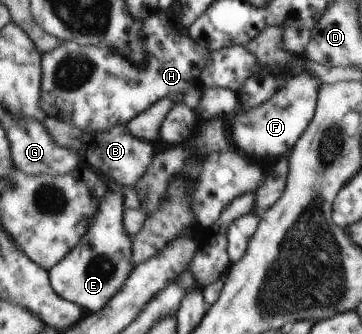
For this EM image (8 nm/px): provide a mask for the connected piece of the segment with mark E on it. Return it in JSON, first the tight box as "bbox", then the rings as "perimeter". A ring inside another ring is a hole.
{"bbox":[49,190,136,313],"perimeter":[[[122,190],[107,192],[86,238],[49,272],[50,284],[58,296],[87,308],[90,313],[101,311],[125,286],[136,267],[134,240],[127,232],[123,201]]]}

